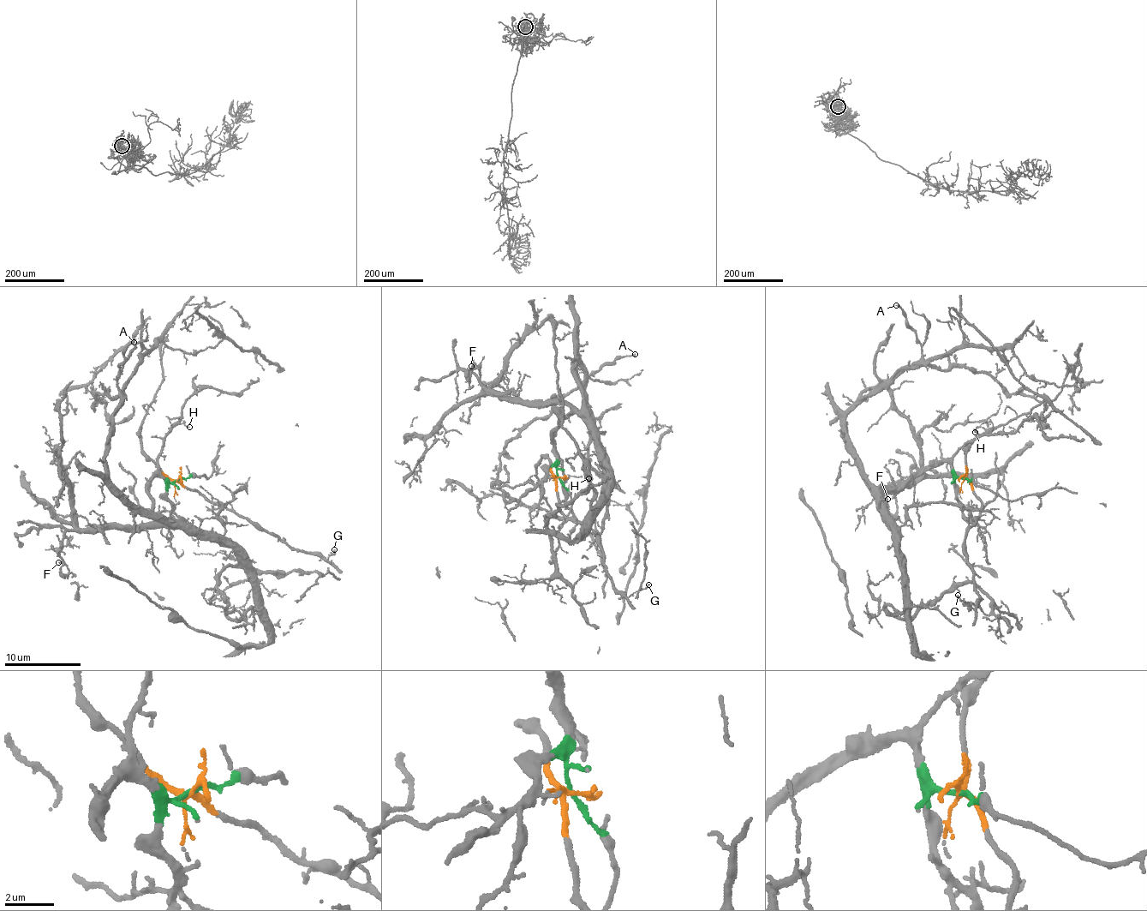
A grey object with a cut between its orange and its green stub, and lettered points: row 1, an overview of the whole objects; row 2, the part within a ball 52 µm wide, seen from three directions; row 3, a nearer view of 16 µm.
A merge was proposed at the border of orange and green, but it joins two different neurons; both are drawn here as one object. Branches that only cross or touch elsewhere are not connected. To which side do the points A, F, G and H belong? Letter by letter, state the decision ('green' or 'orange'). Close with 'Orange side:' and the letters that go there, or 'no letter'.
A: green
F: green
G: orange
H: green
Orange side: G

